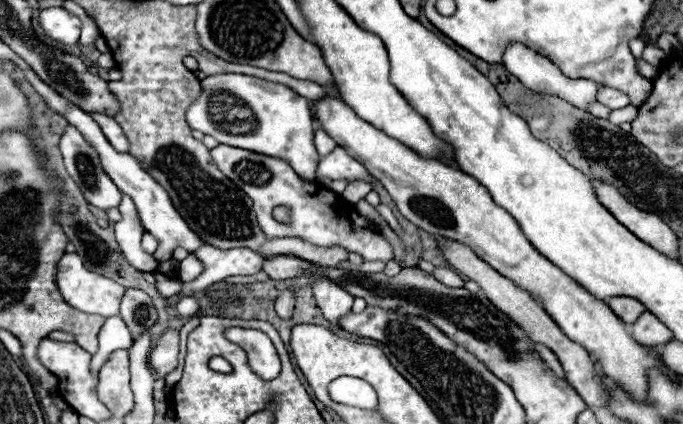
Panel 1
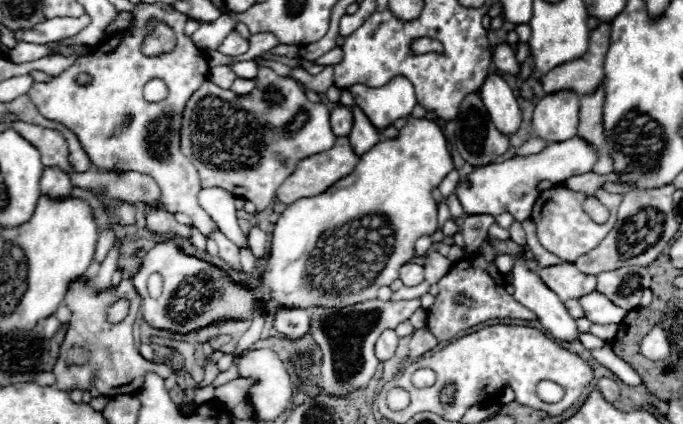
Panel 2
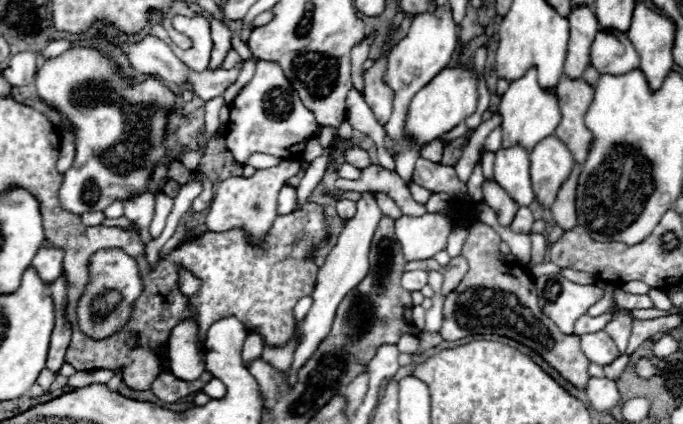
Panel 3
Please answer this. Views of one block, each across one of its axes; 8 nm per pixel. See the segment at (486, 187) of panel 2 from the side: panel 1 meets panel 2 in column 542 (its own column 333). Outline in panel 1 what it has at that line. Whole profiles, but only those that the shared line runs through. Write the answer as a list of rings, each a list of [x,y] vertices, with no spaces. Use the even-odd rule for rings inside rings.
[[[334,148],[330,154],[322,156],[316,164],[316,176],[318,178],[330,178],[330,180],[360,180],[364,178],[368,172],[366,168],[356,162],[354,158],[350,158],[346,154],[346,150],[342,148]]]

